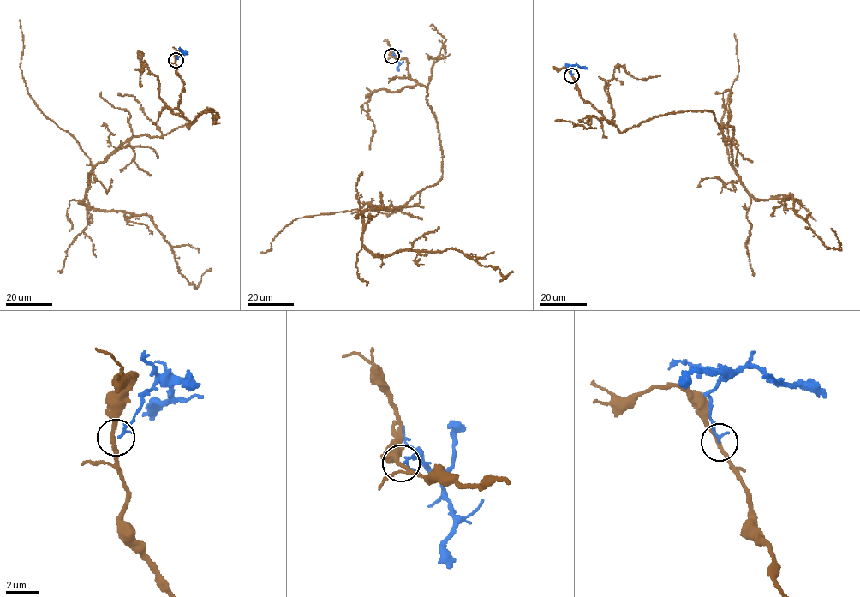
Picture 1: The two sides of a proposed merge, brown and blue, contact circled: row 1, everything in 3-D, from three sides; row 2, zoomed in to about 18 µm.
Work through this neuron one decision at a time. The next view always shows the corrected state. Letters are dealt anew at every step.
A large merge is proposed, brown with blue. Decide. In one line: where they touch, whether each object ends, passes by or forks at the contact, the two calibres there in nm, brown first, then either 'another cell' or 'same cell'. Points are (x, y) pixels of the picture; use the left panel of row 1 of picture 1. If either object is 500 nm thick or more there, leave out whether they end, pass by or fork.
place (176, 60); brown passes by; blue ends; calibres 240 and 160 nm; another cell

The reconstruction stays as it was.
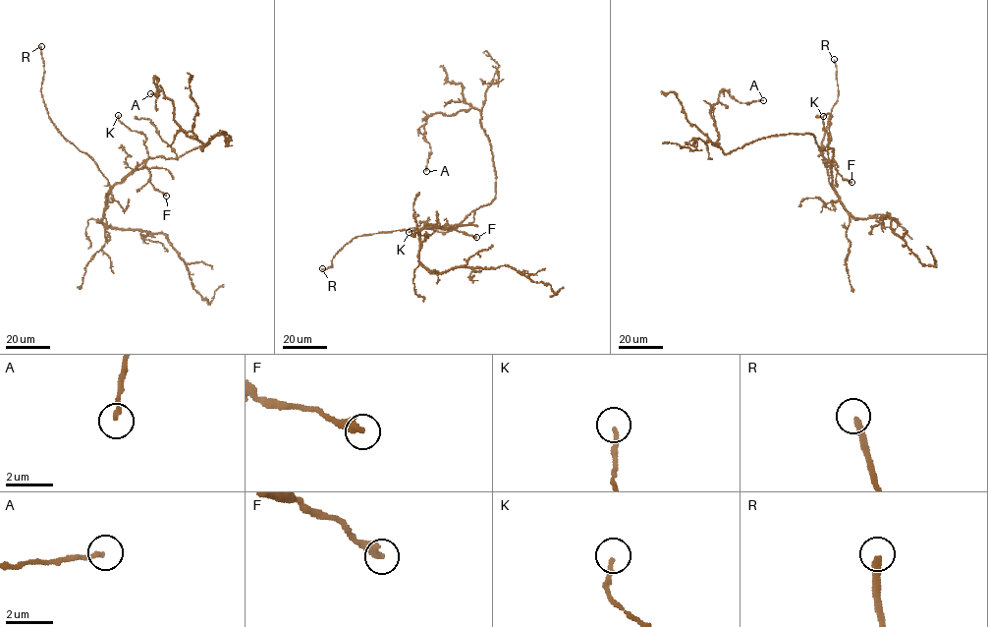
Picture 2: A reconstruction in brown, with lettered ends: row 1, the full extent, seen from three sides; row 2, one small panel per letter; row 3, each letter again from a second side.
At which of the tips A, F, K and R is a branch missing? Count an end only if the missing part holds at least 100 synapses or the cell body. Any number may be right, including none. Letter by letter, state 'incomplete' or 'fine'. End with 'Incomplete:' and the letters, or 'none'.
A: fine
F: fine
K: fine
R: incomplete
Incomplete: R

